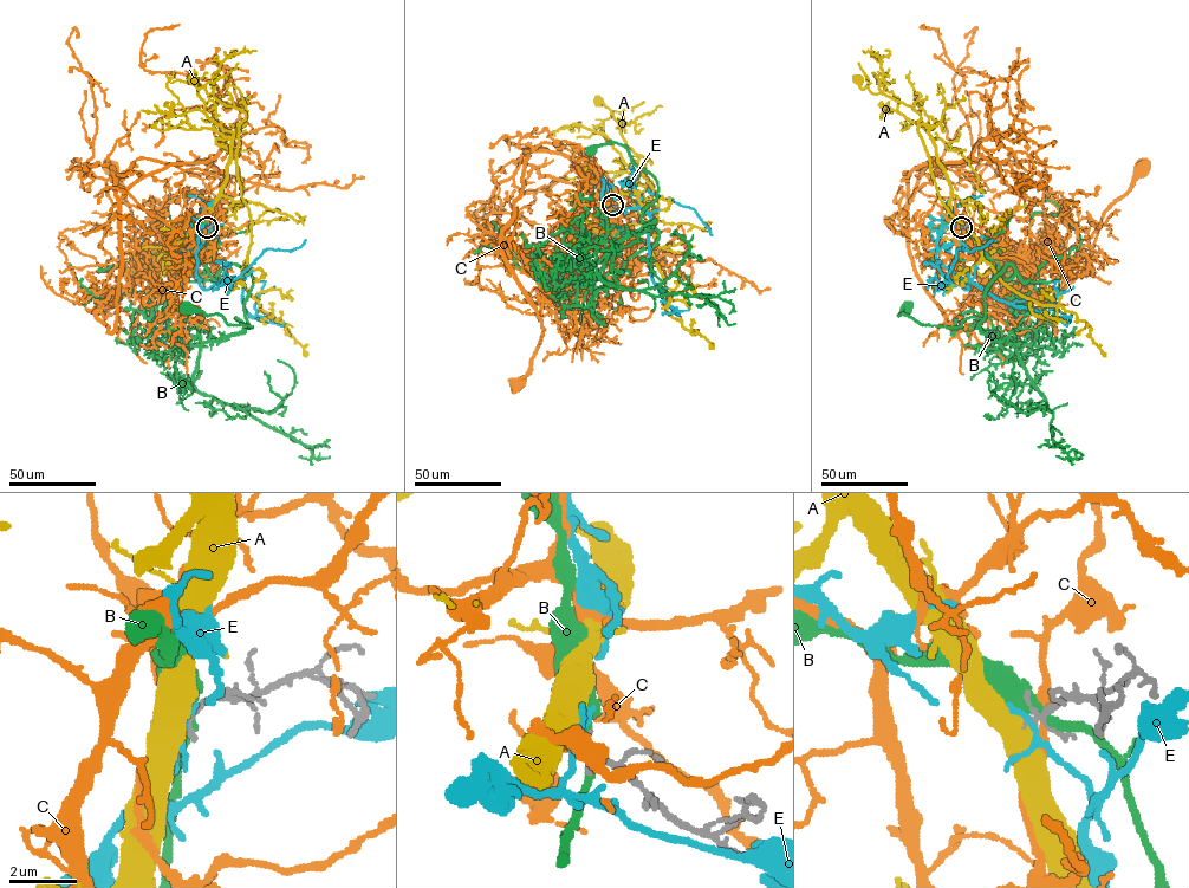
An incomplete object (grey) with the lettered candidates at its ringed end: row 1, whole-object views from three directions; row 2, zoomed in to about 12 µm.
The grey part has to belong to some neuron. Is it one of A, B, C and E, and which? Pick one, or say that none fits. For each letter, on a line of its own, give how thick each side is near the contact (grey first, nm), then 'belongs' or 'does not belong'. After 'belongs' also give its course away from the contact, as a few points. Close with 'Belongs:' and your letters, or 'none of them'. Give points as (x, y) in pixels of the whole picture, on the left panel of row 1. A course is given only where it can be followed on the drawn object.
A: 150 nm thick on the grey side, 550 nm on the other; belongs; it runs (207, 227), (210, 207), (226, 176), (232, 141), (245, 115), (207, 94), (203, 86), (199, 89), (192, 80)
B: 320 nm thick on the grey side, 380 nm on the other; does not belong
C: 200 nm thick on the grey side, 240 nm on the other; does not belong
E: 200 nm thick on the grey side, 170 nm on the other; does not belong
Belongs: A

